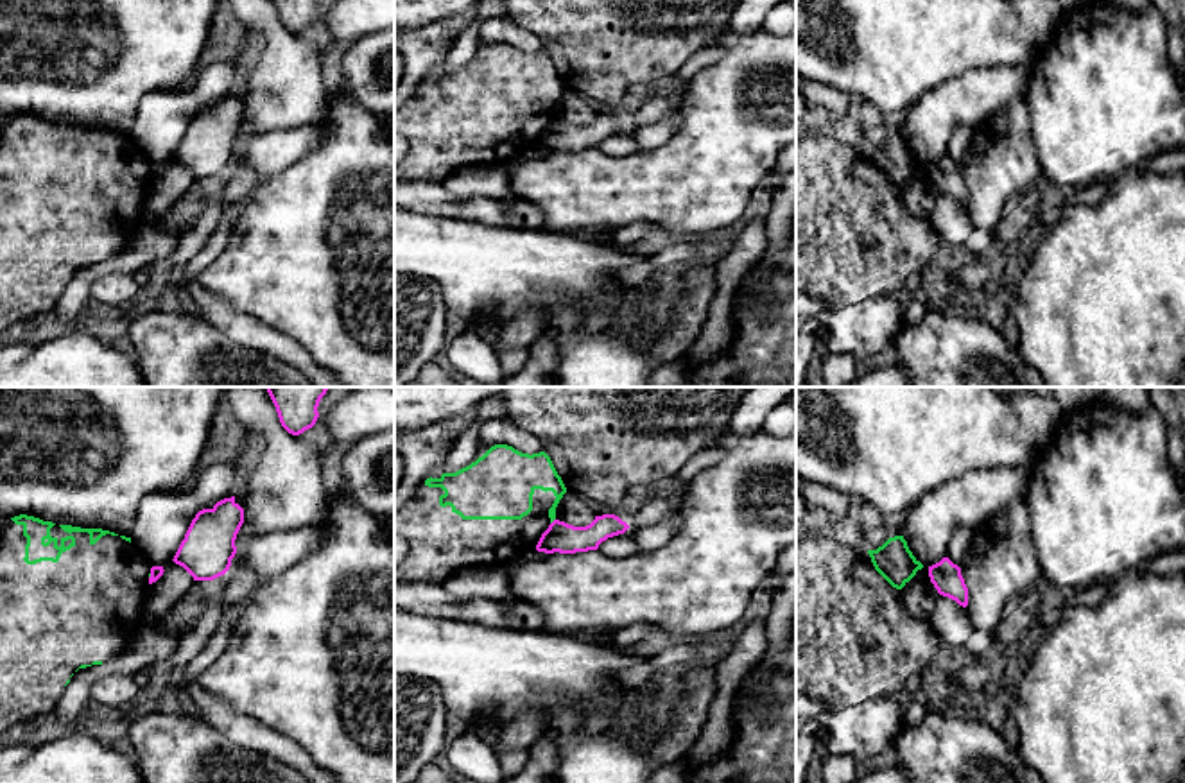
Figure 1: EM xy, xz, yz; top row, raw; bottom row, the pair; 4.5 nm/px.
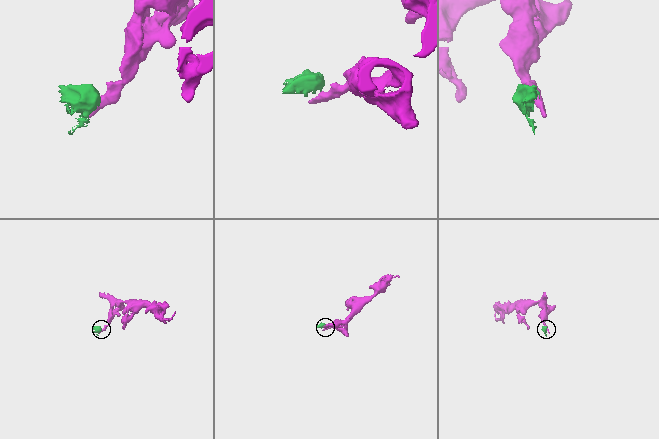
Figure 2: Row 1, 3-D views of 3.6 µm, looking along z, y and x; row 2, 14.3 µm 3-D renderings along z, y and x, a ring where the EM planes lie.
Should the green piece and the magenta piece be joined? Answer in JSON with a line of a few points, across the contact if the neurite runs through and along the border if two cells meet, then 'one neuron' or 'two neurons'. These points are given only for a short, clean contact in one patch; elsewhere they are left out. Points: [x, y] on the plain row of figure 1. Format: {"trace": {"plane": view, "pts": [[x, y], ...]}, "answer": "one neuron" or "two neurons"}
{"trace": {"plane": "xz", "pts": [[554, 117], [551, 122]]}, "answer": "two neurons"}

